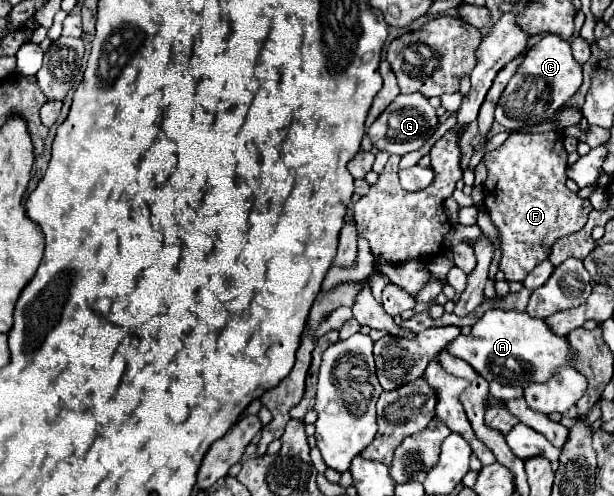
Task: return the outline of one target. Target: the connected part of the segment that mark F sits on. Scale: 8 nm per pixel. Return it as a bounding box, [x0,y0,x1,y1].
[484,132,592,280]

